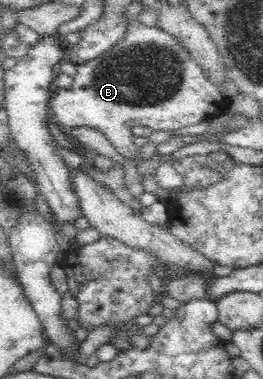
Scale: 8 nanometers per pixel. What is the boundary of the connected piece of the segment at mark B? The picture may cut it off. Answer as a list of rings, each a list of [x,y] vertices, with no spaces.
[[[134,17],[128,20],[124,38],[112,46],[108,52],[88,62],[77,62],[72,86],[58,87],[56,96],[51,98],[49,103],[52,114],[56,118],[55,122],[64,131],[79,126],[98,129],[110,140],[120,155],[134,160],[140,154],[140,147],[131,141],[132,127],[148,126],[152,131],[173,131],[191,124],[198,124],[203,120],[210,121],[213,117],[228,113],[232,97],[239,93],[239,88],[229,78],[224,80],[222,86],[216,86],[209,78],[206,78],[200,65],[191,59],[189,52],[176,42],[171,34],[159,26],[150,28]]]

